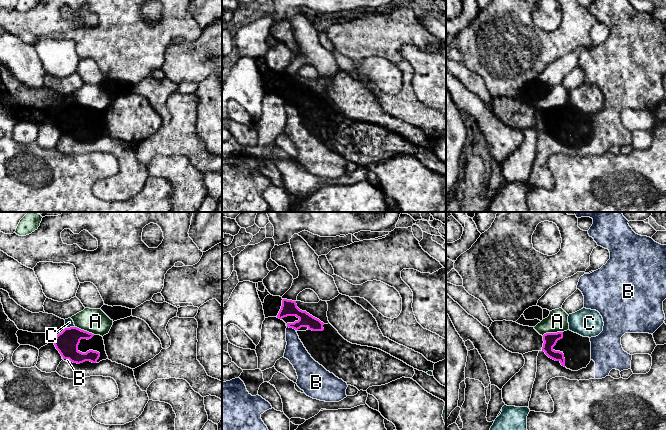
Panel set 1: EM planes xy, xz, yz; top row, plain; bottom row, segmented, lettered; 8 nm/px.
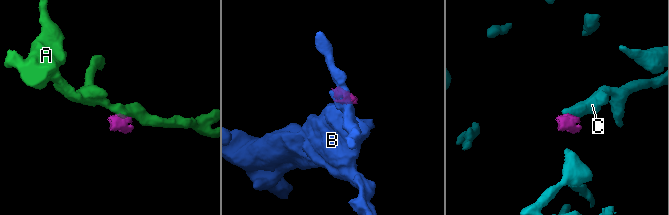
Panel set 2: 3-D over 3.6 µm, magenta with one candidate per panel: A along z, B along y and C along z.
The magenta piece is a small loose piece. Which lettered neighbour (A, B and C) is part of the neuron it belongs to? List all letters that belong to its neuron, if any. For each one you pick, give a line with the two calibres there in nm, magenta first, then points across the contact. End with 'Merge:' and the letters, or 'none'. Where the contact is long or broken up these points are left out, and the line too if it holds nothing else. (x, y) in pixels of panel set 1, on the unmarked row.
Merge: none

